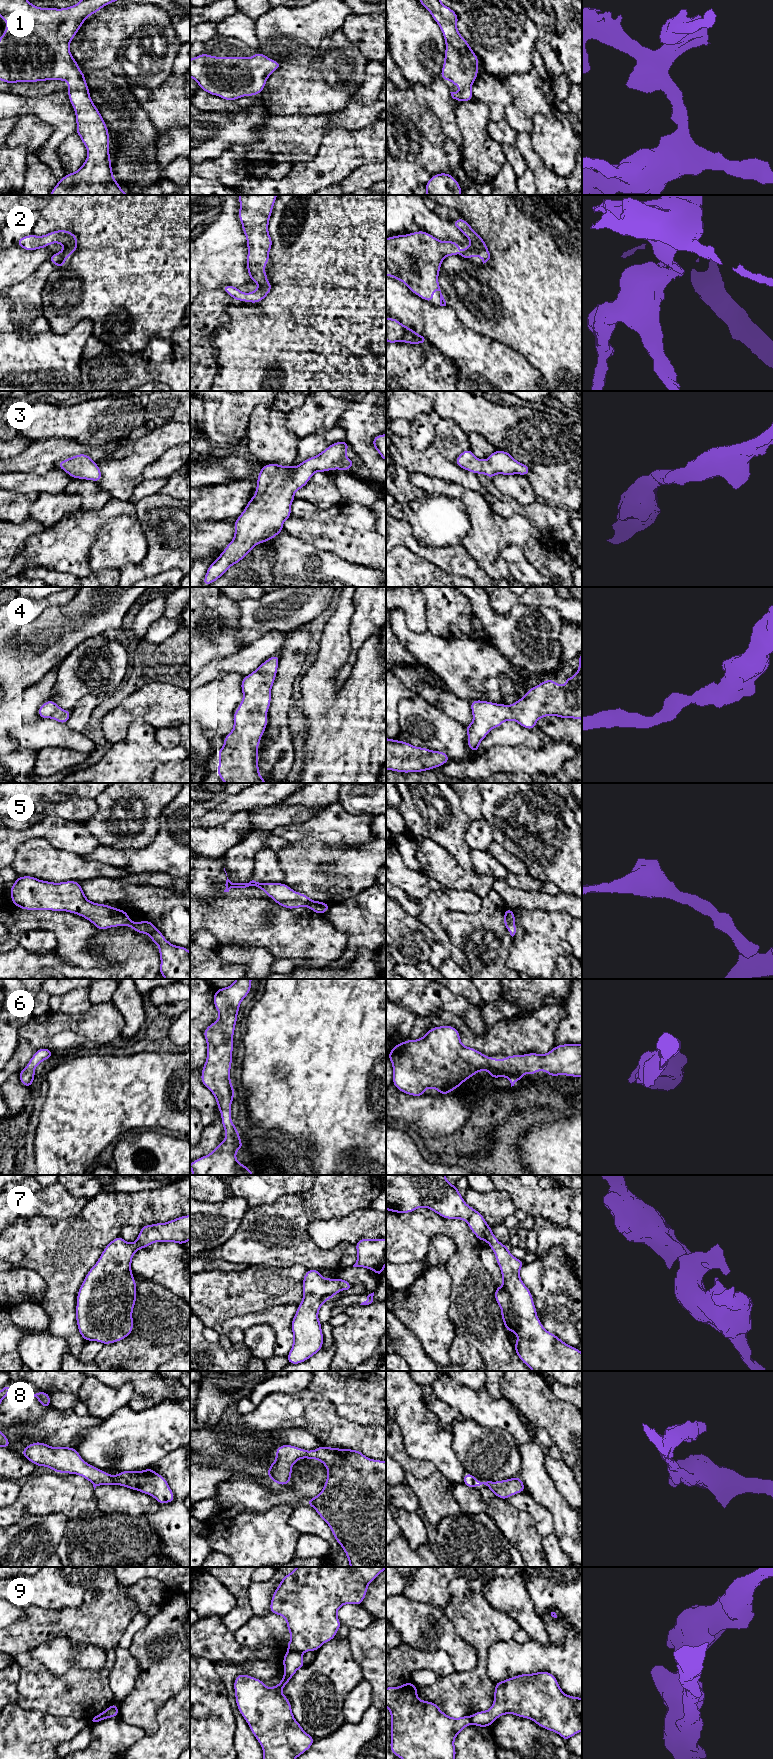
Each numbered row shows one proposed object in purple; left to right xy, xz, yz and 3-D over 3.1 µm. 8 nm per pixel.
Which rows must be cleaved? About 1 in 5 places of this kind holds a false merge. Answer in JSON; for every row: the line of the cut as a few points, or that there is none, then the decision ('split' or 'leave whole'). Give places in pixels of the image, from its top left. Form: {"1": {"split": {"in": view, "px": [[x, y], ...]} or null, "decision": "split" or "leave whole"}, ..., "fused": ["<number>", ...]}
{"1": {"split": null, "decision": "leave whole"}, "2": {"split": null, "decision": "leave whole"}, "3": {"split": null, "decision": "leave whole"}, "4": {"split": null, "decision": "leave whole"}, "5": {"split": null, "decision": "leave whole"}, "6": {"split": null, "decision": "leave whole"}, "7": {"split": null, "decision": "leave whole"}, "8": {"split": null, "decision": "leave whole"}, "9": {"split": {"in": "xz", "px": [[289, 1651], [301, 1652]]}, "decision": "split"}, "fused": ["9"]}

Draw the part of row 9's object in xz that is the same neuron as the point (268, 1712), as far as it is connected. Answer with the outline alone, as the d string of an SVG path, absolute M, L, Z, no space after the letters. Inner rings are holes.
M287 1652L283 1657L283 1666L284 1677L271 1688L267 1688L262 1680L247 1674L237 1675L234 1681L237 1707L263 1748L263 1759L296 1759L315 1741L295 1720L288 1697L281 1693L295 1672L305 1666L301 1652Z

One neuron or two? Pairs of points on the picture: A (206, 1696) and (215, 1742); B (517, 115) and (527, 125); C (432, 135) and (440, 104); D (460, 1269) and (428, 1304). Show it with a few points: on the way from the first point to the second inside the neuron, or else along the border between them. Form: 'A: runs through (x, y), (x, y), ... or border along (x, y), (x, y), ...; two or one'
A: runs through (206, 1707), (211, 1714), (211, 1731); one
B: runs through (519, 117), (525, 123); one
C: border along (421, 99), (437, 118), (442, 131), (449, 137); two
D: border along (446, 1266), (451, 1280), (450, 1302); two

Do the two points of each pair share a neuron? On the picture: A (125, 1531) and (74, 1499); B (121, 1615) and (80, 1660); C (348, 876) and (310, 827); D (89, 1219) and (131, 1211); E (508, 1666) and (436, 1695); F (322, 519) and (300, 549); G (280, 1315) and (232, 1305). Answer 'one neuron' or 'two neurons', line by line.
A: two neurons
B: two neurons
C: two neurons
D: one neuron
E: two neurons
F: two neurons
G: two neurons

